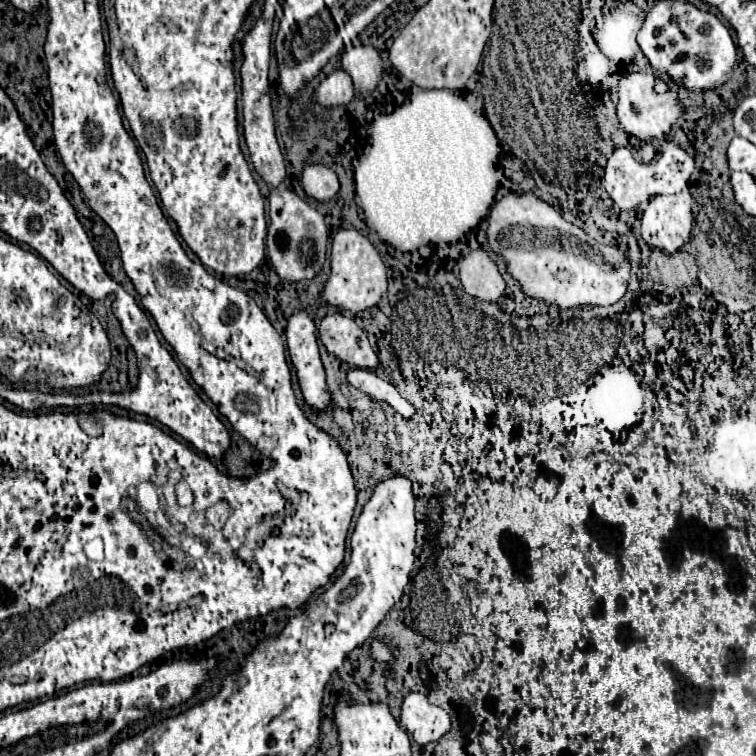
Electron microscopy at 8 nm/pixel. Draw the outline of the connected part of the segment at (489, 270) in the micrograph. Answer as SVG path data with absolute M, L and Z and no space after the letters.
M478 250L462 260L460 282L466 294L484 302L496 302L506 288L502 274L484 250Z

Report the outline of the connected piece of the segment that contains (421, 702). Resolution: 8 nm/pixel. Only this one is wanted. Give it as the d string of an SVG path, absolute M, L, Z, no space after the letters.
M412 692L402 700L400 724L418 744L428 744L440 740L450 730L450 714L432 706L426 696Z

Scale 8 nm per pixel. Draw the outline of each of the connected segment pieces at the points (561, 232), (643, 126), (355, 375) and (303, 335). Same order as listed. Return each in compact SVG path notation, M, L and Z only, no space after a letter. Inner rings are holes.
M516 192L502 196L496 200L490 208L490 214L486 218L486 238L488 246L494 254L502 256L506 264L506 272L514 278L516 286L528 296L544 306L554 308L578 308L578 306L612 306L616 304L628 290L628 278L630 278L630 262L628 258L612 246L598 244L590 236L586 236L580 228L566 222L552 206L548 206L544 200L534 196L532 192Z
M632 72L632 74L624 74L618 82L618 98L617 114L620 118L620 126L630 134L636 136L640 140L646 140L652 134L662 134L666 130L672 128L672 124L676 122L676 118L680 116L682 108L676 102L676 96L668 90L666 80L658 80L656 88L654 88L654 80L656 76L648 76L648 74L640 74L640 72ZM656 92L666 92L666 94L656 94Z
M350 368L346 372L346 378L348 378L348 384L354 386L356 390L364 392L366 396L370 396L372 400L378 400L378 402L388 402L396 412L400 412L402 416L412 416L414 414L414 408L410 402L406 402L398 390L382 380L380 376L376 376L372 370L362 370L362 368Z
M298 312L288 320L288 328L286 328L286 338L288 338L288 352L290 352L290 360L292 366L296 370L296 380L302 392L302 398L306 402L306 406L310 406L314 412L326 412L332 406L332 398L326 386L326 374L324 374L324 366L320 362L320 354L318 354L318 342L316 342L316 328L312 318L306 312Z

